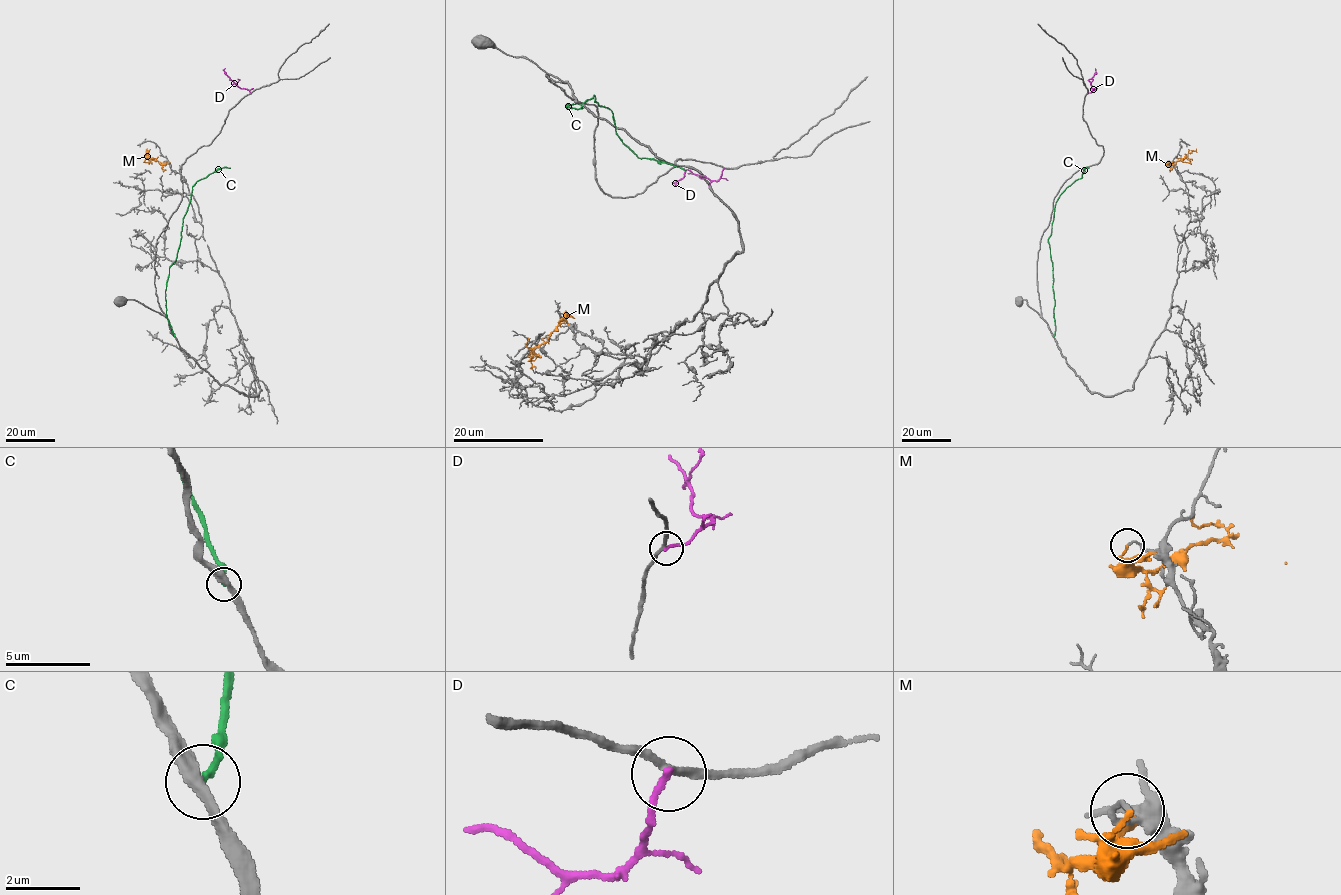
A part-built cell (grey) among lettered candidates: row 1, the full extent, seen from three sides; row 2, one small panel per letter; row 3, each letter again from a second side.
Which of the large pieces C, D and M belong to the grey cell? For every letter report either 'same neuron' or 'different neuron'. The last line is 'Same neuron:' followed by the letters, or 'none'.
C: different neuron
D: different neuron
M: different neuron
Same neuron: none

